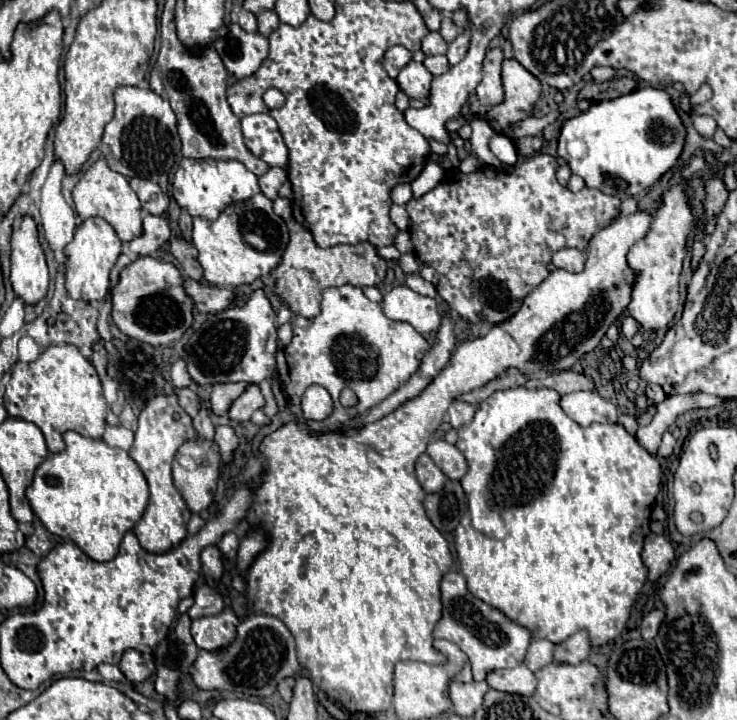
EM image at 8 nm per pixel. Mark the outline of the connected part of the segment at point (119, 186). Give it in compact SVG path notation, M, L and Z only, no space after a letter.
M96 160L94 164L90 164L90 168L82 174L80 182L74 186L72 198L76 204L76 212L82 220L92 216L104 218L116 230L122 242L130 242L132 238L142 234L142 210L138 196L130 188L128 180L122 174L110 170L104 160Z

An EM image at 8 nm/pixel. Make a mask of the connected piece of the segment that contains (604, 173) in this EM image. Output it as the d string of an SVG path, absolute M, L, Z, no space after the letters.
M646 86L612 100L594 102L586 112L568 118L560 128L558 156L568 162L572 174L580 176L588 188L610 196L638 196L678 162L684 142L686 128L670 94Z

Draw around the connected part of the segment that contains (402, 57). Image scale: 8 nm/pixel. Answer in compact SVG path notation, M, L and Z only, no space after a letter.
M392 46L384 54L384 70L388 72L390 78L396 78L398 72L412 60L412 52L406 50L404 46Z

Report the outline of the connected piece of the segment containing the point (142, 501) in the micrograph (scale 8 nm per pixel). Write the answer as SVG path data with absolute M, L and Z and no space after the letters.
M66 432L62 438L66 448L60 454L50 454L36 468L34 482L26 490L26 498L30 502L30 508L48 532L64 540L72 540L78 548L82 548L86 556L90 556L96 562L108 562L116 556L124 534L132 530L138 518L144 514L150 500L148 482L126 450L110 448L102 440L86 438L76 432Z

